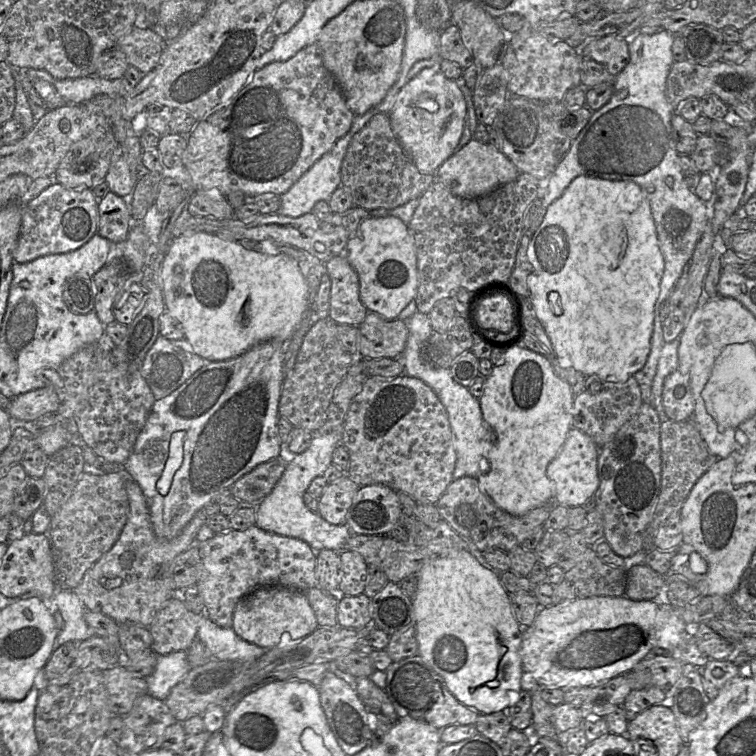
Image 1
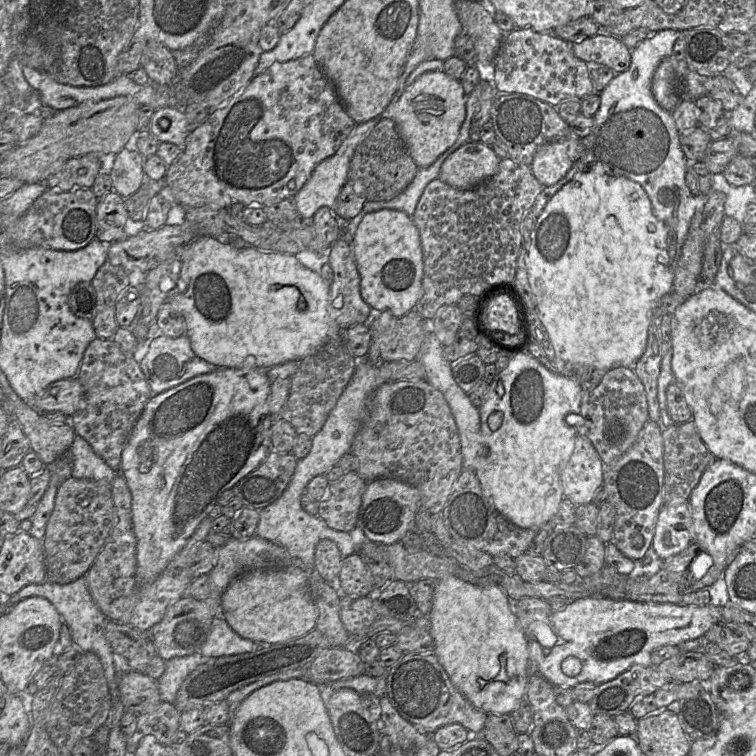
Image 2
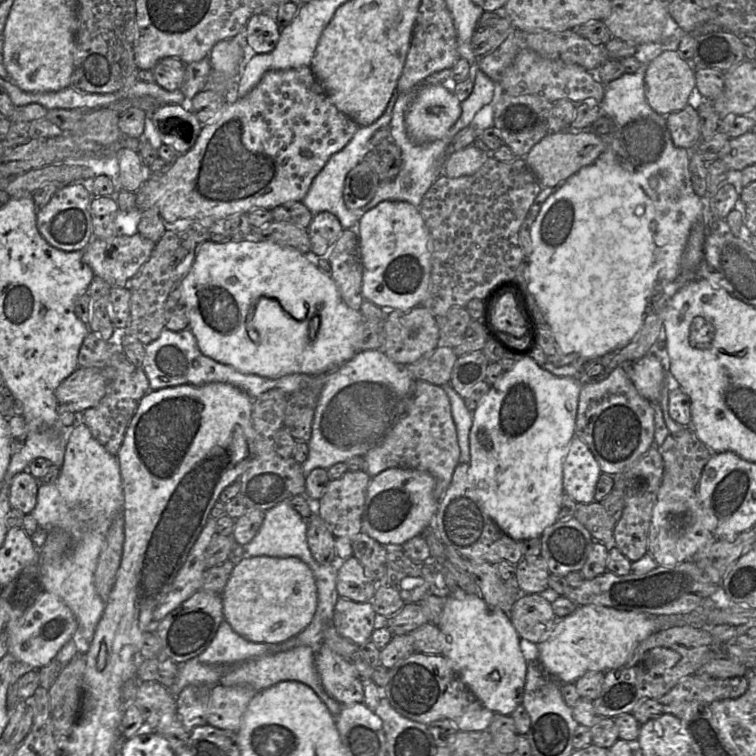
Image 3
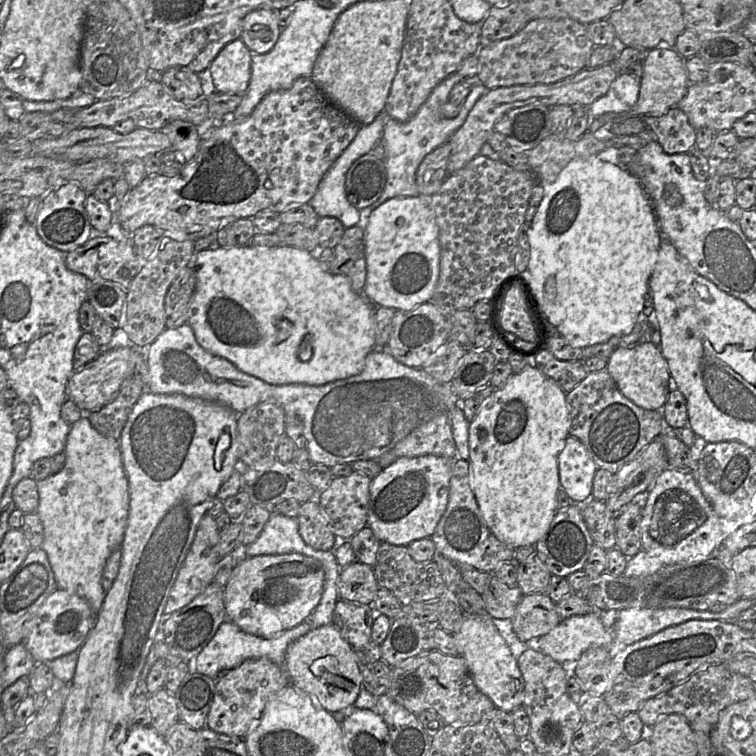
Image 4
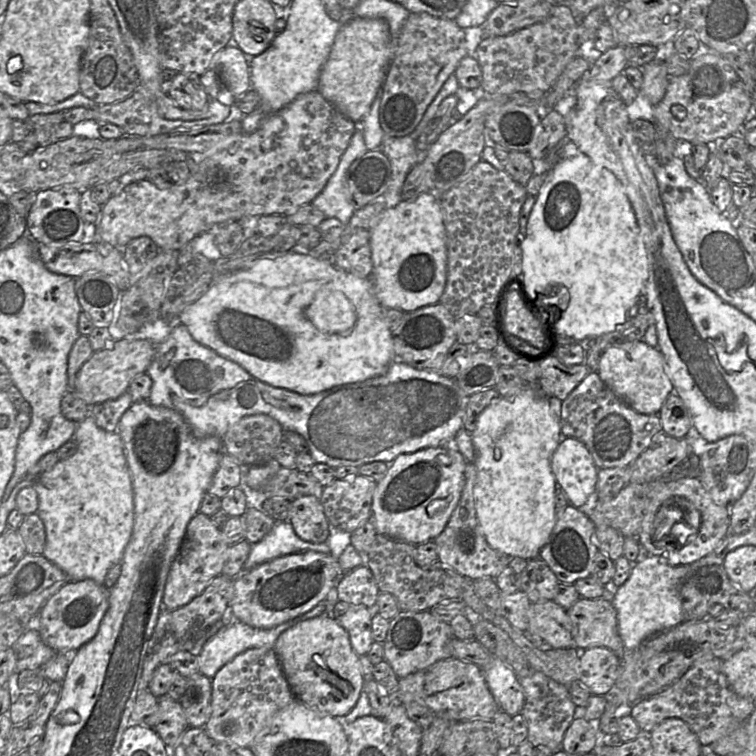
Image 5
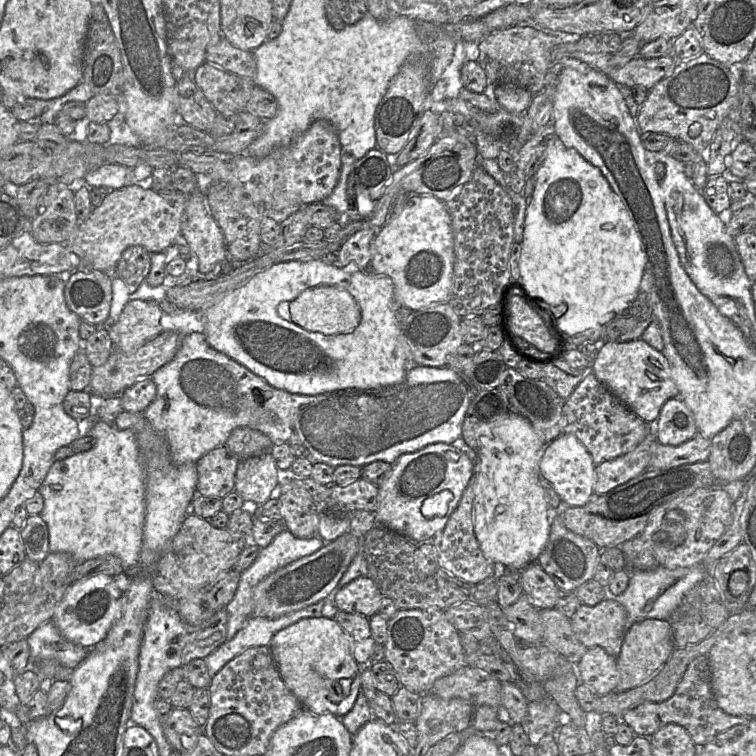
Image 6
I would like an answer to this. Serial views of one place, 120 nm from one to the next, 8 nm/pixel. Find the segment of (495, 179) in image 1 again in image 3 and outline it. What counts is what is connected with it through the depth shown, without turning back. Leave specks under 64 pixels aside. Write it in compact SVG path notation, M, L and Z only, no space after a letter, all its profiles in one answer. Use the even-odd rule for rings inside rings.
M472 144L447 157L443 174L449 178L472 175L483 166L489 156L492 155Z

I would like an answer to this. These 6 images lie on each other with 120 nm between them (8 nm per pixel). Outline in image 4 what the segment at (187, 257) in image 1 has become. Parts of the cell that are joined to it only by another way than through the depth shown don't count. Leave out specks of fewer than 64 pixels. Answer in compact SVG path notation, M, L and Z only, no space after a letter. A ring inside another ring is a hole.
M247 244L245 246L241 247L230 247L230 248L224 248L224 247L219 247L215 250L212 250L210 248L201 250L197 252L194 255L193 261L191 266L193 267L196 275L196 290L194 293L194 296L192 298L192 301L190 303L189 307L189 318L188 322L189 325L192 327L195 338L198 342L198 344L204 348L206 351L210 352L211 354L224 358L228 361L230 361L232 364L234 364L240 371L249 374L251 376L254 376L256 378L259 378L266 383L272 384L272 385L287 385L287 384L305 384L305 385L311 385L311 386L321 386L325 385L337 380L342 380L349 378L351 376L358 375L359 373L362 372L364 369L365 365L365 359L366 356L371 352L375 347L375 323L373 320L373 311L376 306L374 303L367 303L366 300L364 299L364 294L363 293L356 293L351 286L351 282L348 277L340 274L333 274L329 271L326 271L323 269L321 266L321 263L319 262L318 259L314 258L309 252L306 250L302 250L296 247L292 246L287 246L287 245L280 245L280 246L275 246L275 247L266 247L266 246L254 246Z

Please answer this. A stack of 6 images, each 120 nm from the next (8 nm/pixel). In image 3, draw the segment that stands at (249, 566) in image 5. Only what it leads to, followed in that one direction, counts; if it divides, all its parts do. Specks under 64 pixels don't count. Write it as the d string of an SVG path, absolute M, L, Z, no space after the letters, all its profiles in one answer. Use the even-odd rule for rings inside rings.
M283 500L265 511L263 523L255 537L244 546L245 556L297 557L308 566L314 564L314 557L307 542L307 520L304 519L289 503Z

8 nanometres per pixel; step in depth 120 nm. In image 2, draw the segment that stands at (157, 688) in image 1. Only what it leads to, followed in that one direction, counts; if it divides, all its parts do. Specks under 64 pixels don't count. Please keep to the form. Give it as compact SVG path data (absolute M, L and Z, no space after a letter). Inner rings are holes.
M200 652L167 660L165 671L157 680L161 701L174 704L177 692L184 680L197 667L208 661L209 658L202 656Z

